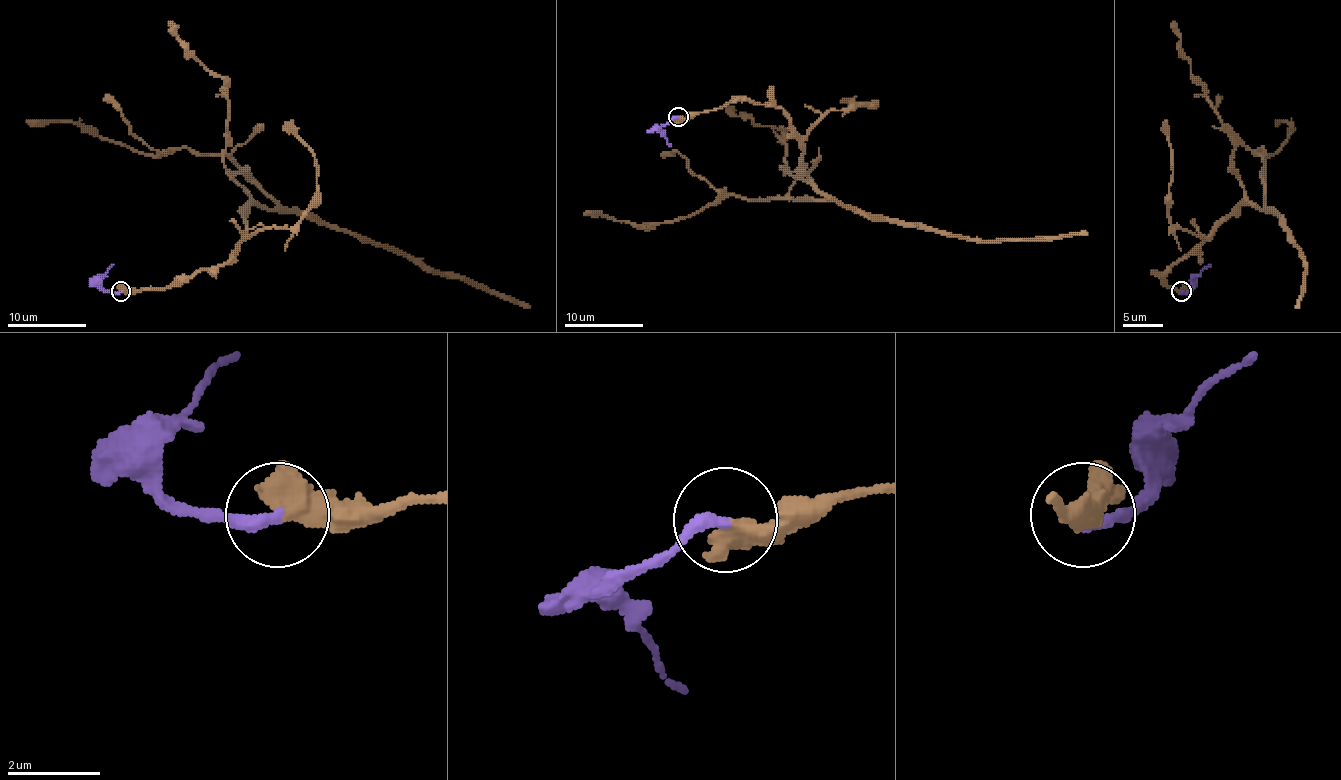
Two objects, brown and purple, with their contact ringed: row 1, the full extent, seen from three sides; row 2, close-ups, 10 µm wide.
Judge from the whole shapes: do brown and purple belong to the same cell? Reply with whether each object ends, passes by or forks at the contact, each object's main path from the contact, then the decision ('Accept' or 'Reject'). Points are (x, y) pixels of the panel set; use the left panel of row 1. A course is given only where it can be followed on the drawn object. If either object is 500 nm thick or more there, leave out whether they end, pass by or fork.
Course of brown: (121, 292), (159, 290), (202, 270), (224, 266), (241, 239), (243, 213), (251, 205), (299, 211), (530, 308). Course of purple: (121, 292), (107, 292), (99, 282), (113, 264). Accept

